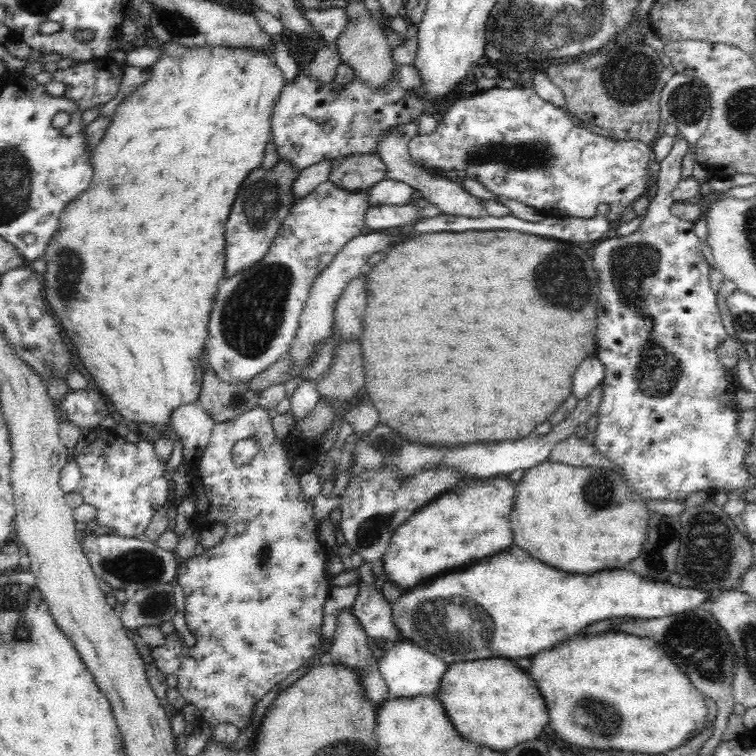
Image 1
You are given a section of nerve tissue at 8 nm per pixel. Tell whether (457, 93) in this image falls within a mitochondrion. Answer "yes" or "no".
no

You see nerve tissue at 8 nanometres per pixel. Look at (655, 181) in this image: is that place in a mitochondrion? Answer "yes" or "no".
no

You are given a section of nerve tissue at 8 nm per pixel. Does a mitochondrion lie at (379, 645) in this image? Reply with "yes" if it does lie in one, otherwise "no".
no

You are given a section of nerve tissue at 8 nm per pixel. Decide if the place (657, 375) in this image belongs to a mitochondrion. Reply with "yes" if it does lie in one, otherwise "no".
yes

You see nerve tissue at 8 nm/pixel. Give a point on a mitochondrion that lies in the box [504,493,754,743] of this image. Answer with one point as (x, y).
(694, 642)

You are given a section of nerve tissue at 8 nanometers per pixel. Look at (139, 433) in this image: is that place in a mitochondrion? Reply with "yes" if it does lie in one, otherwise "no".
no

